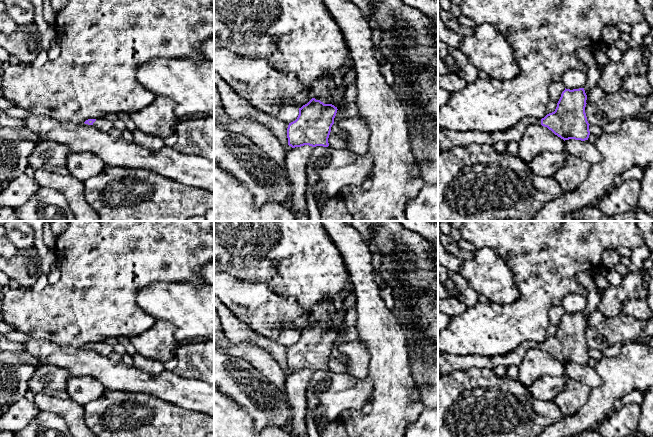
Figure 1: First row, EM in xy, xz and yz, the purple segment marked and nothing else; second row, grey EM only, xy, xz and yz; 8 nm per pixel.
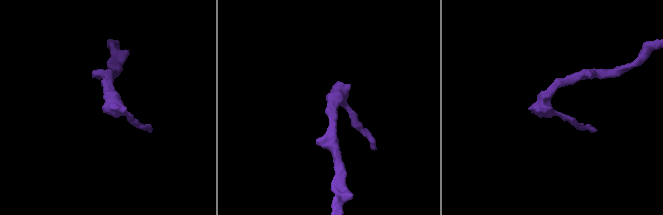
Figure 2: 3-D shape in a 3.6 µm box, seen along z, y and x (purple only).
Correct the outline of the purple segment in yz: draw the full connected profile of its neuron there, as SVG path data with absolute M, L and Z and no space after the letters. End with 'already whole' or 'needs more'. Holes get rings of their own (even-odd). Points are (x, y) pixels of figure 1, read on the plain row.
M584 312L566 313L562 316L554 336L542 343L525 342L506 355L493 357L479 355L458 356L453 354L438 355L438 374L449 374L454 370L489 368L498 365L518 366L525 353L532 348L542 349L561 363L588 364L590 355L585 331L587 319Z; needs more

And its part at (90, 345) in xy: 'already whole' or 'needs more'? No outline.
needs more

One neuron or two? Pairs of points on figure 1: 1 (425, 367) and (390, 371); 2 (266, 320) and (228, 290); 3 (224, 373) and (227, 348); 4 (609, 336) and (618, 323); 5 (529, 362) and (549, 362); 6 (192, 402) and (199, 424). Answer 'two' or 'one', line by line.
1: two
2: one
3: two
4: one
5: one
6: two

